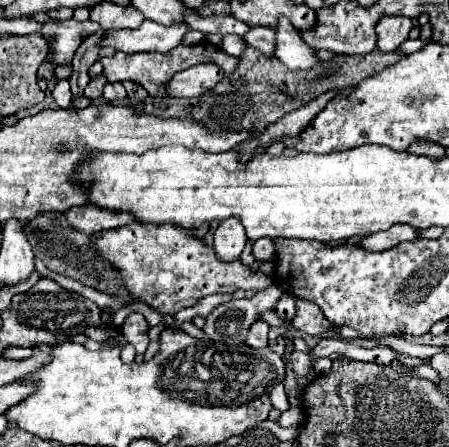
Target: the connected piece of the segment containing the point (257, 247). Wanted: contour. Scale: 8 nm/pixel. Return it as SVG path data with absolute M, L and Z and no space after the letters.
M263 237L254 242L253 255L256 260L266 261L274 256L274 250L275 246L273 240Z

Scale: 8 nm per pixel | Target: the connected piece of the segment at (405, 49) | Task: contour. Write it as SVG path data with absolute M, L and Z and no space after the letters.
M420 38L408 39L400 46L400 50L405 54L411 54L423 48L423 46L425 46L430 41L431 39L427 39L427 40L422 40Z

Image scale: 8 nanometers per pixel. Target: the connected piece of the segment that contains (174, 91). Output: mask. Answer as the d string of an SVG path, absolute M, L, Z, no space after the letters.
M197 64L183 70L169 81L169 96L193 98L211 90L225 76L223 68L215 64Z

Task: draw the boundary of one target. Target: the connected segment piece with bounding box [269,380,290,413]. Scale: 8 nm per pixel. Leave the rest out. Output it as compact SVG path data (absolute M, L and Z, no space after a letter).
M284 380L280 382L269 394L269 399L276 409L281 413L286 411L290 404L288 402L287 395L284 390Z

